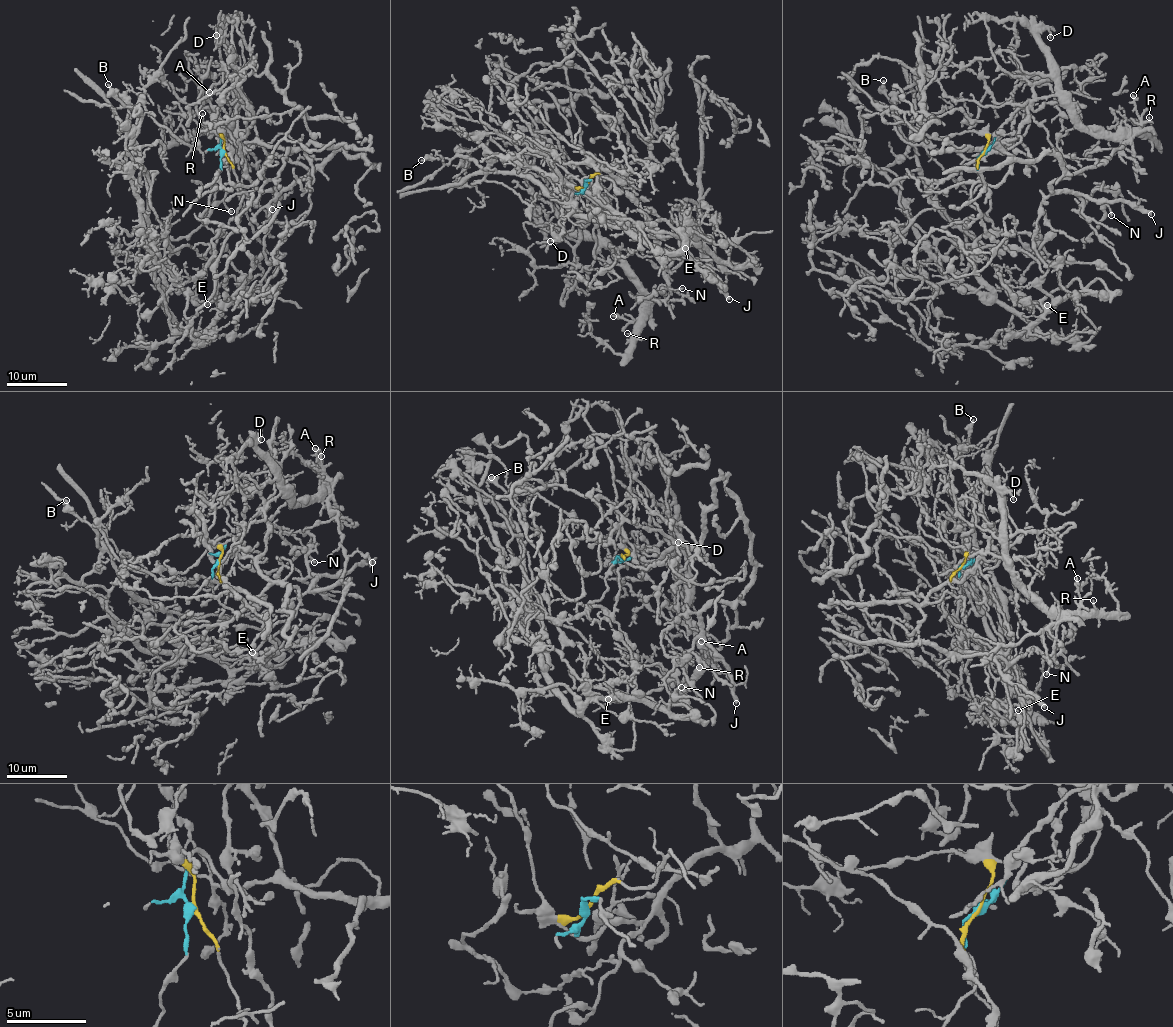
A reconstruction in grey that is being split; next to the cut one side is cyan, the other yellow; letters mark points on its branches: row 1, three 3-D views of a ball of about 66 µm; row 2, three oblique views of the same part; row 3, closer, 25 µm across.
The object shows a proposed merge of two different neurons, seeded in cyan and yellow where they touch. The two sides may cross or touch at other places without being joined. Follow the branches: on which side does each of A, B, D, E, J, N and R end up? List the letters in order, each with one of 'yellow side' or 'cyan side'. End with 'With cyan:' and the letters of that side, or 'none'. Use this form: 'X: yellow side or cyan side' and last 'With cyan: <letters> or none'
A: cyan side
B: yellow side
D: cyan side
E: yellow side
J: cyan side
N: cyan side
R: cyan side
With cyan: A, D, J, N, R

